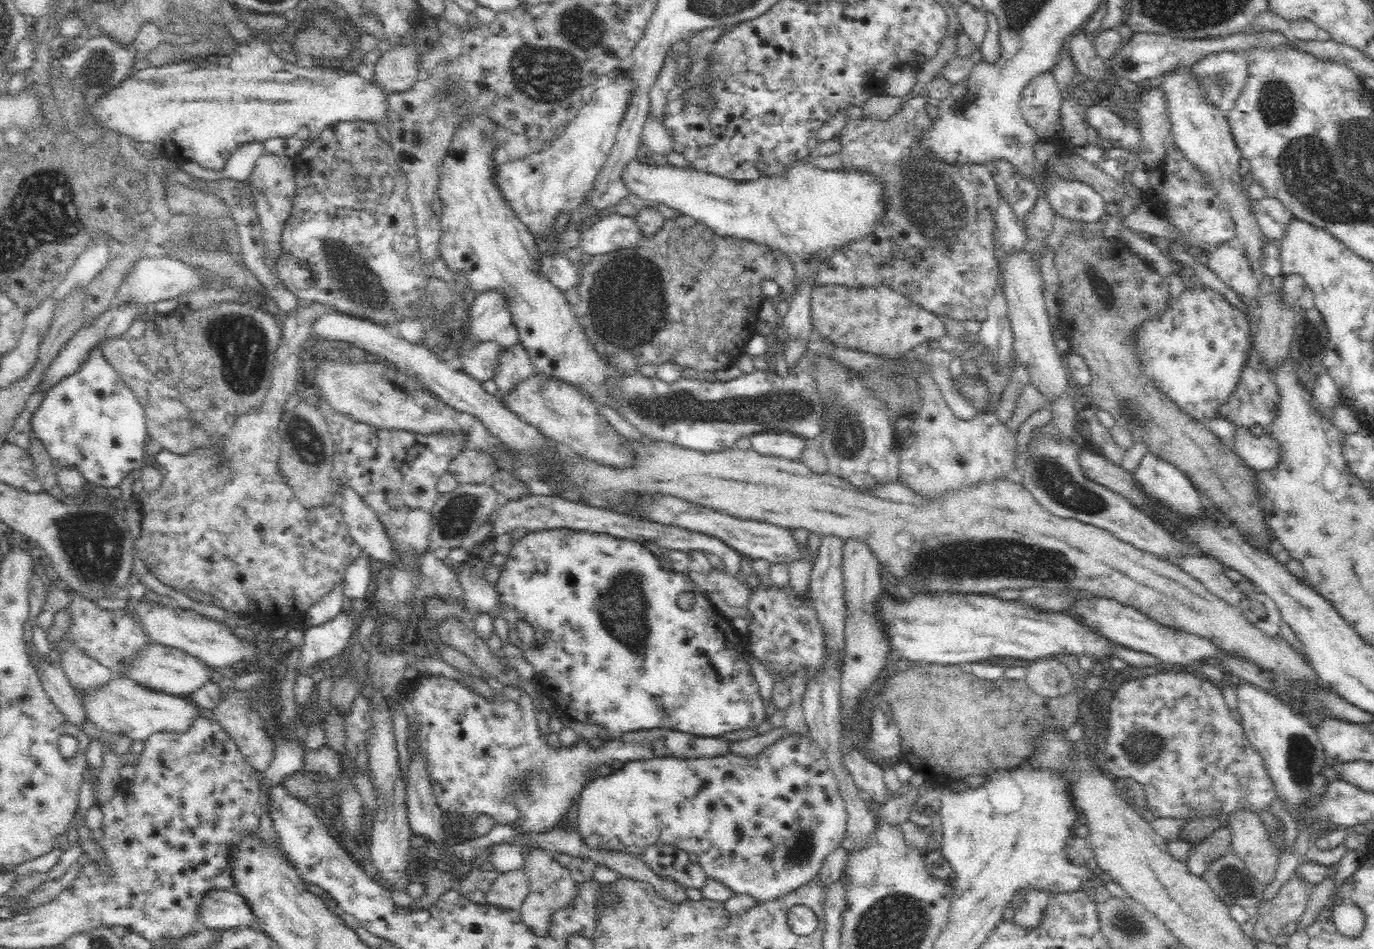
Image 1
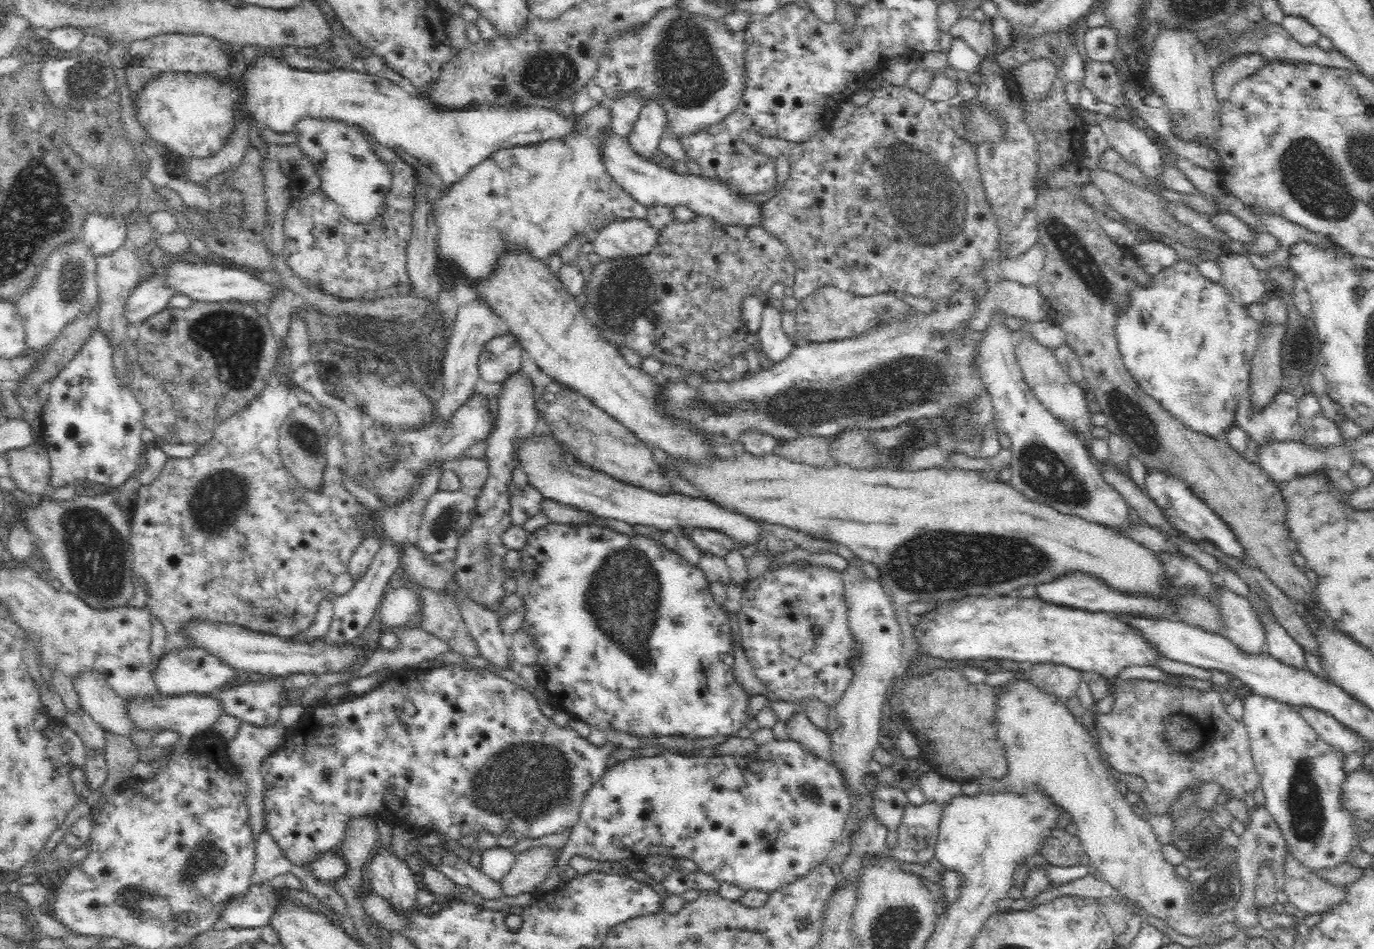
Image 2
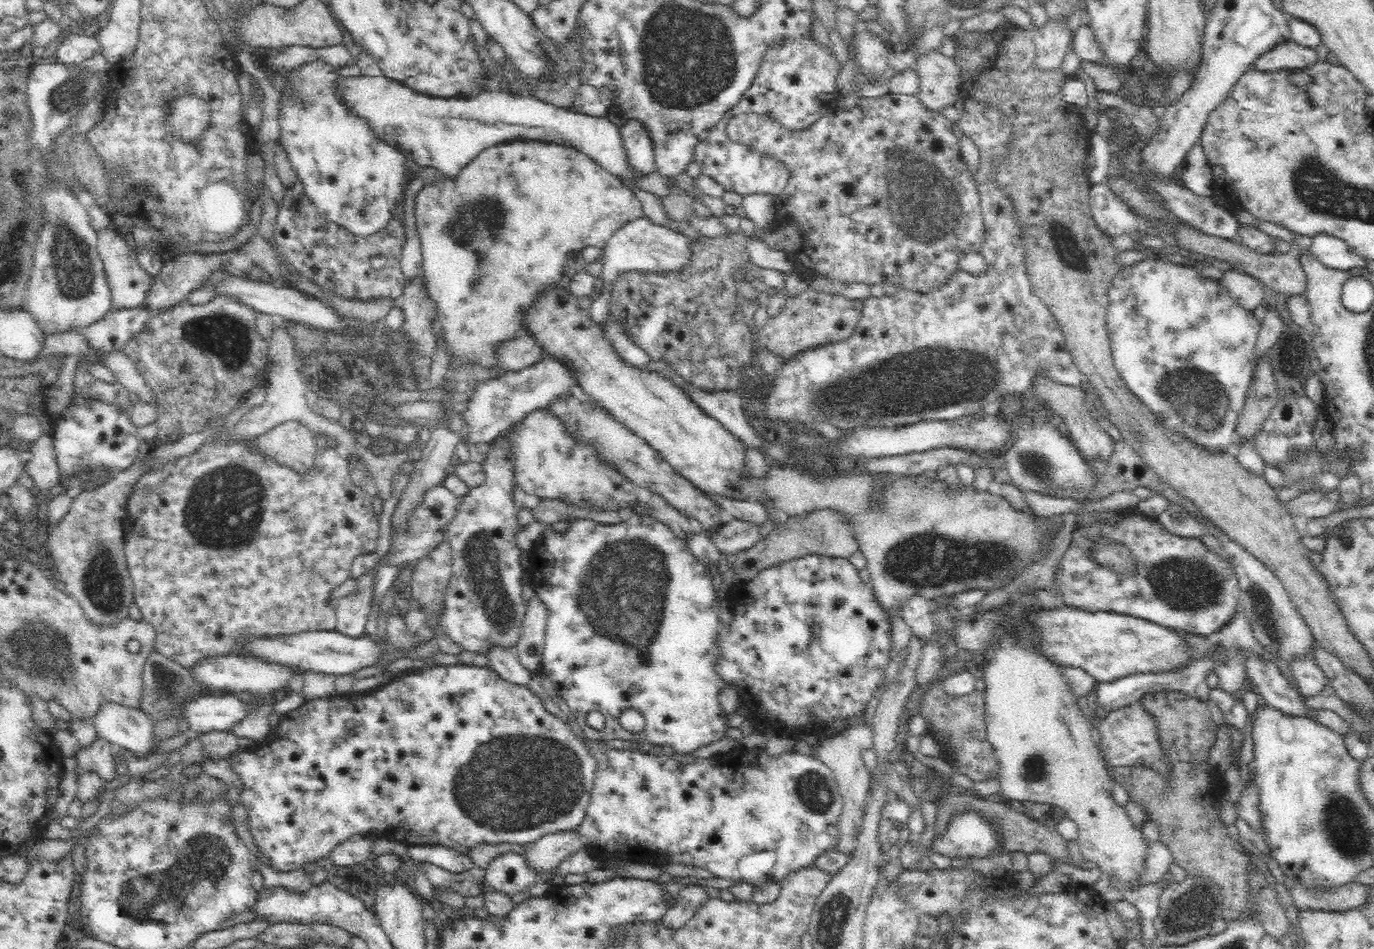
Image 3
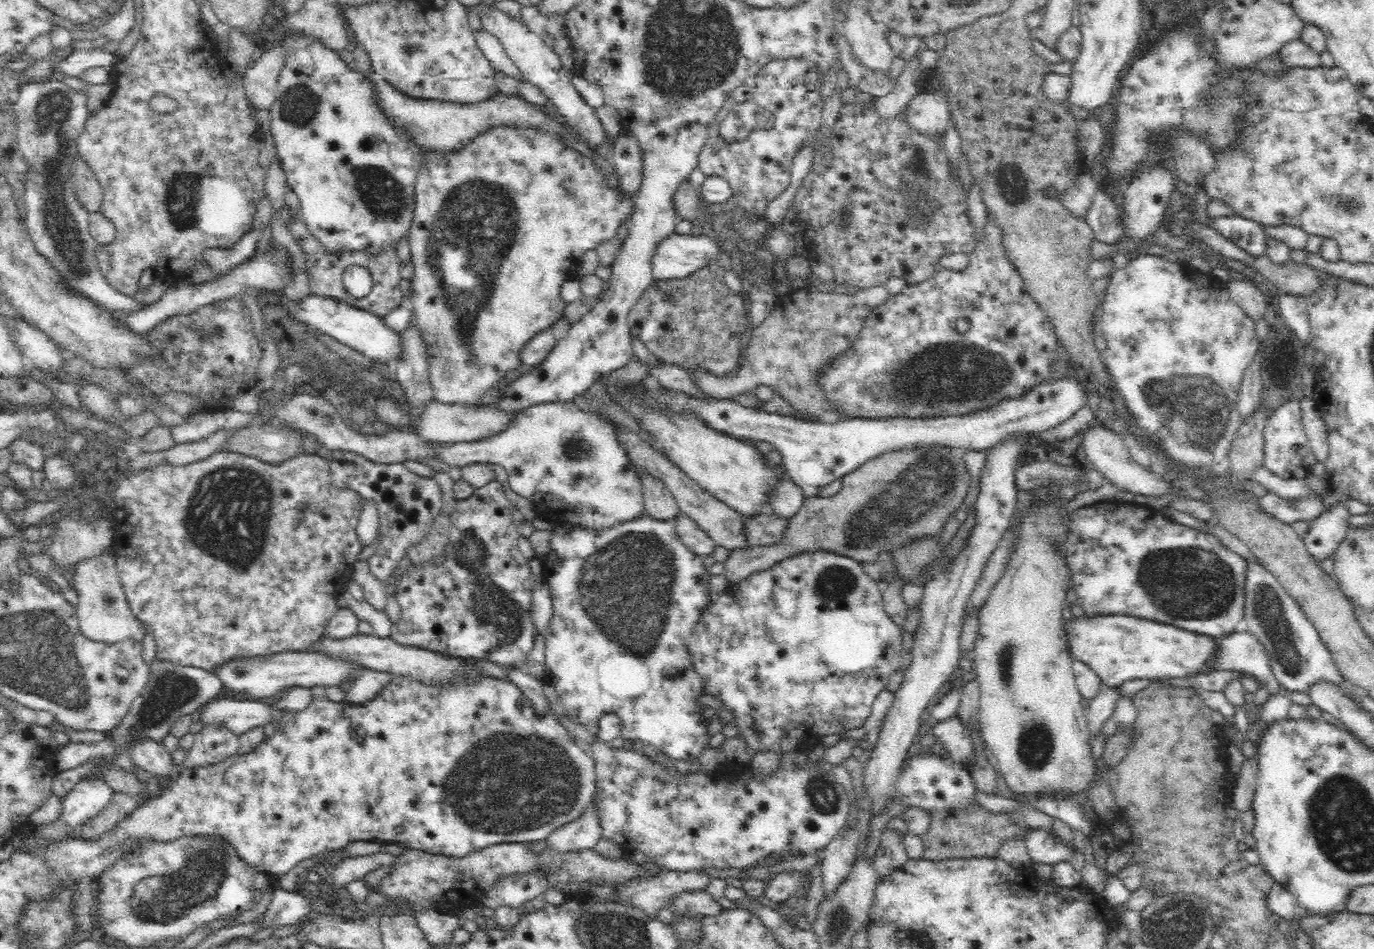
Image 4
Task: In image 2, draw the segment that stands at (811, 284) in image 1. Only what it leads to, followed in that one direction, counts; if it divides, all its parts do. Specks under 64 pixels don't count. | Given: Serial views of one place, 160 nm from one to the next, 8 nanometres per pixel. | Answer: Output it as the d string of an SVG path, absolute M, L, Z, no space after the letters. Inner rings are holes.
M610 133L605 138L603 149L605 165L610 176L626 191L626 194L645 207L663 206L673 209L675 206L686 206L694 214L727 228L750 230L750 228L758 228L766 224L763 206L768 204L769 200L763 204L760 204L758 200L750 200L735 186L719 178L691 173L680 174L672 167L660 167L656 162L652 162L650 157L638 154L631 147L630 141L620 139L614 133Z

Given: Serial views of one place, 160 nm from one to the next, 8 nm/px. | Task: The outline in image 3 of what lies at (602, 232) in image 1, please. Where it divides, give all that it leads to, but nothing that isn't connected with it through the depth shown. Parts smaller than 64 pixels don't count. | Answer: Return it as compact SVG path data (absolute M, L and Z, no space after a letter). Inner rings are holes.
M646 216L626 222L621 228L615 229L606 240L601 250L601 275L603 280L610 282L618 273L628 270L674 270L688 262L690 247L686 237L666 226L660 226Z

